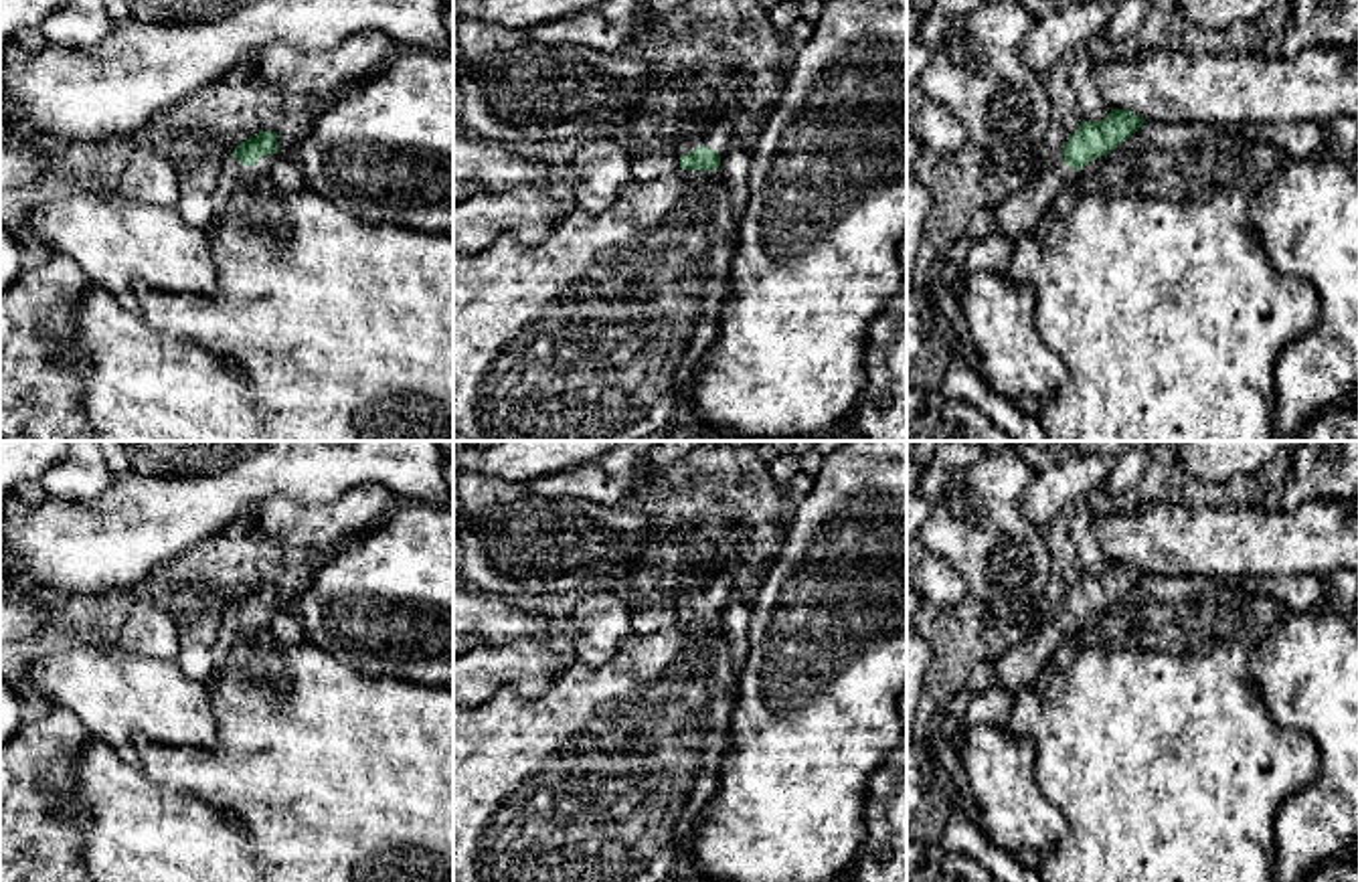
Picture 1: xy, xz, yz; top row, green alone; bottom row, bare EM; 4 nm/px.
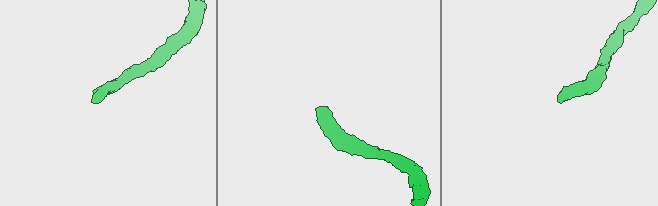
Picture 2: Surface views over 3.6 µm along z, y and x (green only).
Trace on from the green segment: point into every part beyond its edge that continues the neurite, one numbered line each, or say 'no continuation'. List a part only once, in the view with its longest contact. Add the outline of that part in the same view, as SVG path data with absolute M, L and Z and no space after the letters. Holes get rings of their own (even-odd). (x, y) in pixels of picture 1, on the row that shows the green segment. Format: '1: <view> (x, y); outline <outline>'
1: xy (235, 172); outline M265 154L255 166L245 166L239 158L229 158L223 162L219 184L213 192L215 216L213 216L208 231L219 225L219 220L223 218L223 214L227 210L227 204L229 204L233 192L241 184L247 184L249 180L269 172L273 156L275 154Z

